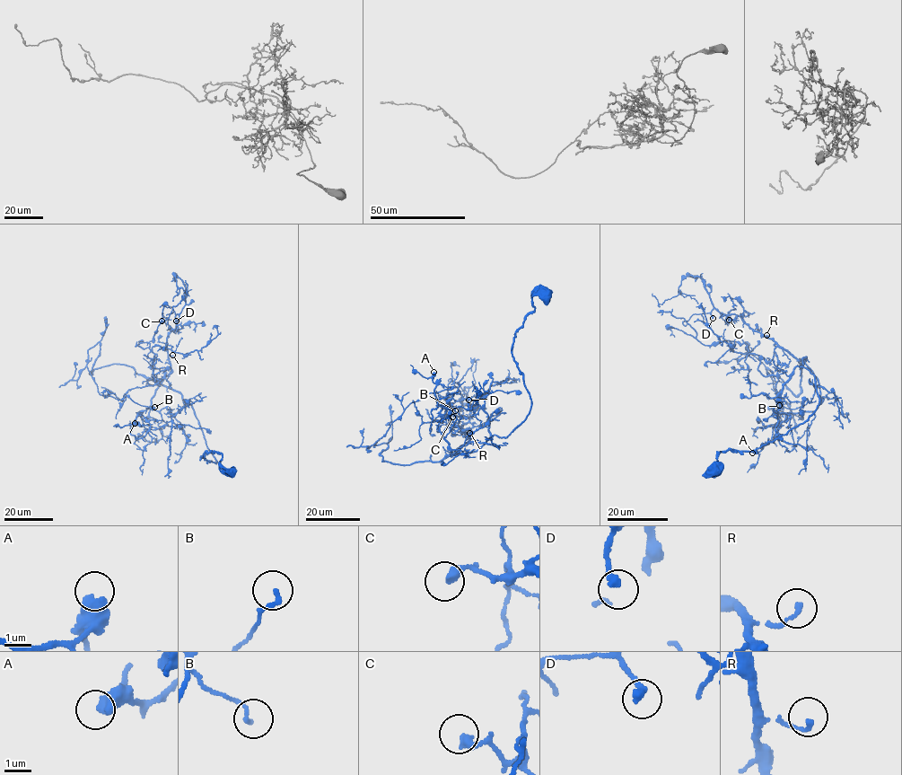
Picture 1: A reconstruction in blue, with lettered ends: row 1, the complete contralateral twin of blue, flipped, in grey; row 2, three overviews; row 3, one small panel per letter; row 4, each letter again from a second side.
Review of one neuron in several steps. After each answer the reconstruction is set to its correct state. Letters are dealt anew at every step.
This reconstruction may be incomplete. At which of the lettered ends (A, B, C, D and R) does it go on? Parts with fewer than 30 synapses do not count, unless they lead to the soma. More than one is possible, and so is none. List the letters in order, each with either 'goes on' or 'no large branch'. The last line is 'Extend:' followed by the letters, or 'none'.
A: no large branch
B: no large branch
C: no large branch
D: no large branch
R: no large branch
Extend: none

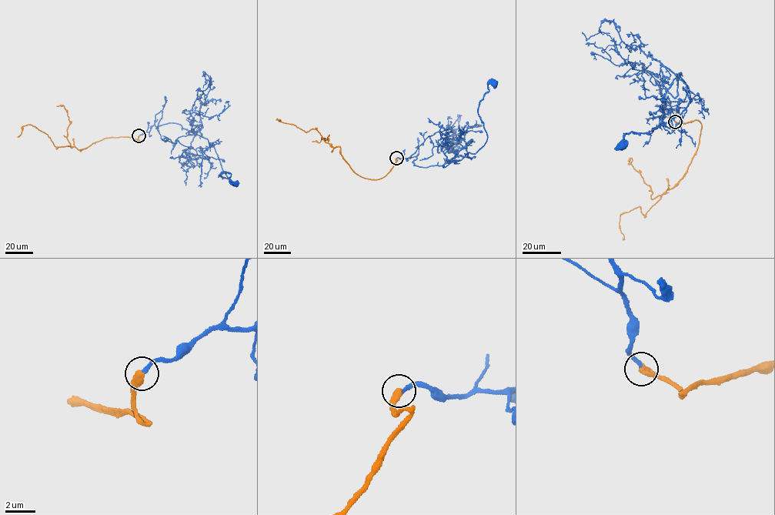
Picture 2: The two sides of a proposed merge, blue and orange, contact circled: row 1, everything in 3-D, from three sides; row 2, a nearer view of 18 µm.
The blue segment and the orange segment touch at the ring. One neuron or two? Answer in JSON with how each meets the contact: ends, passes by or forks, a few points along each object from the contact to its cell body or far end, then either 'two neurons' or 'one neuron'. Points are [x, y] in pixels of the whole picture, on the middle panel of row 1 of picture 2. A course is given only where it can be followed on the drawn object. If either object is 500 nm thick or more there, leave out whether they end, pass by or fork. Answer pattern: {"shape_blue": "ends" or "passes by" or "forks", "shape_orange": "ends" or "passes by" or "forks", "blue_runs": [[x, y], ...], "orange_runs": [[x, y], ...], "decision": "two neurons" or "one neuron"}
{"blue_runs": [[396, 158], [415, 156], [414, 165], [425, 167], [475, 153], [487, 135], [479, 101], [489, 81], [494, 84]], "orange_runs": [[396, 158], [384, 176], [364, 178], [346, 162], [340, 147], [325, 142], [316, 129], [306, 132], [275, 119]], "decision": "one neuron"}

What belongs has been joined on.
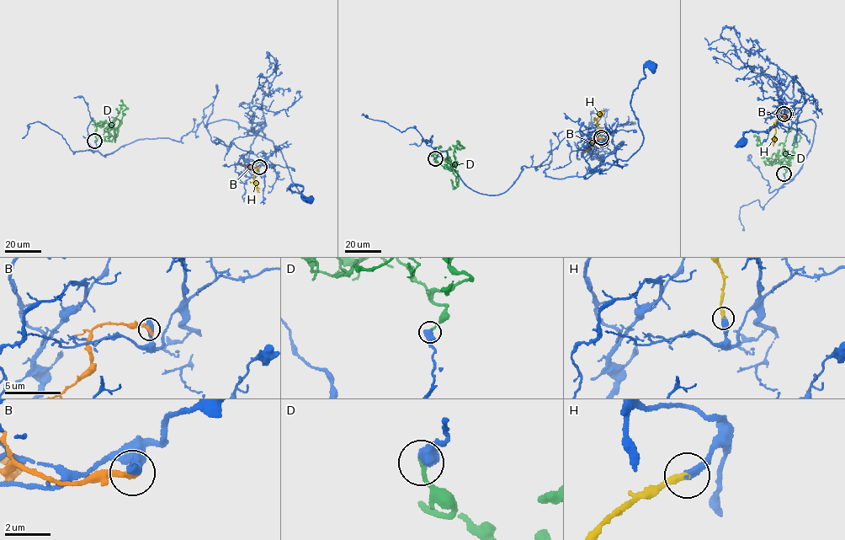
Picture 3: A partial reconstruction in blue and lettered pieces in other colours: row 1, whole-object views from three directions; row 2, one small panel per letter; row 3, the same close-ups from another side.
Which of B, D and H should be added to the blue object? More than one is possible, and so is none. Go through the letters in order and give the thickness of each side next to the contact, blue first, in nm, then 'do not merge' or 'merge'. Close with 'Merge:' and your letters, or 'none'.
B: 440 nm thick on the blue side, 340 nm on the other; do not merge
D: 650 nm thick on the blue side, 200 nm on the other; do not merge
H: 400 nm thick on the blue side, 320 nm on the other; merge
Merge: H

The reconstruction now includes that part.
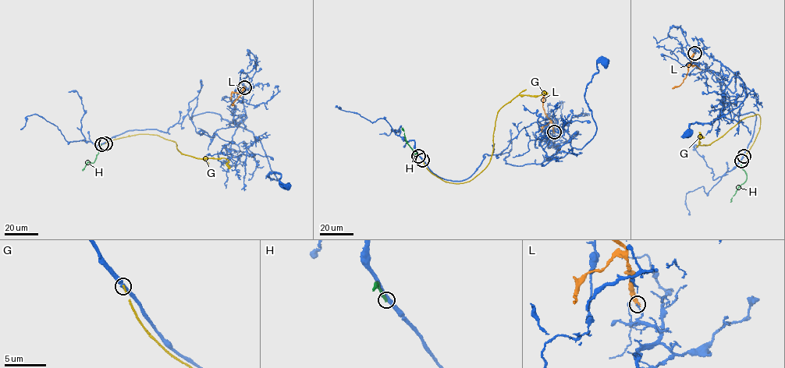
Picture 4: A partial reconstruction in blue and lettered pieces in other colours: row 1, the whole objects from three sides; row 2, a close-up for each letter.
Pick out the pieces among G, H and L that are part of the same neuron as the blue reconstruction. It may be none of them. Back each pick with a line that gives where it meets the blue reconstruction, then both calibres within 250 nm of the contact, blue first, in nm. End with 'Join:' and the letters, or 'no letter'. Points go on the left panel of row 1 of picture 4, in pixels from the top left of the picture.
Join: no letter

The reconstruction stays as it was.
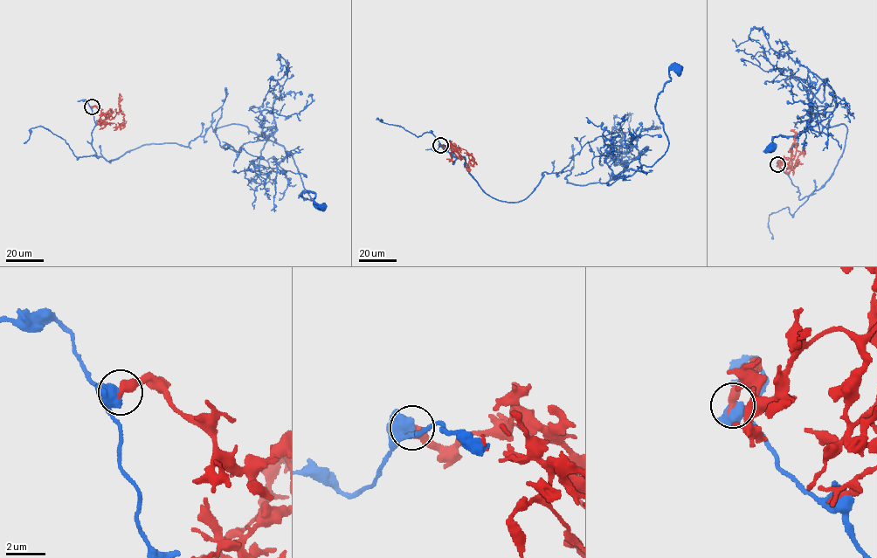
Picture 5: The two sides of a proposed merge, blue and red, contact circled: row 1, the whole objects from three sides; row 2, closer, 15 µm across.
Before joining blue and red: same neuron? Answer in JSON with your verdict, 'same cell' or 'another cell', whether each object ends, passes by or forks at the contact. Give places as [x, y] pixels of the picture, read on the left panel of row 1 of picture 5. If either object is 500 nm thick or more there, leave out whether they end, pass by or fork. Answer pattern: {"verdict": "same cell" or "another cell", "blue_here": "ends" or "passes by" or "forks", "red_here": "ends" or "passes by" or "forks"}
{"verdict": "another cell"}

